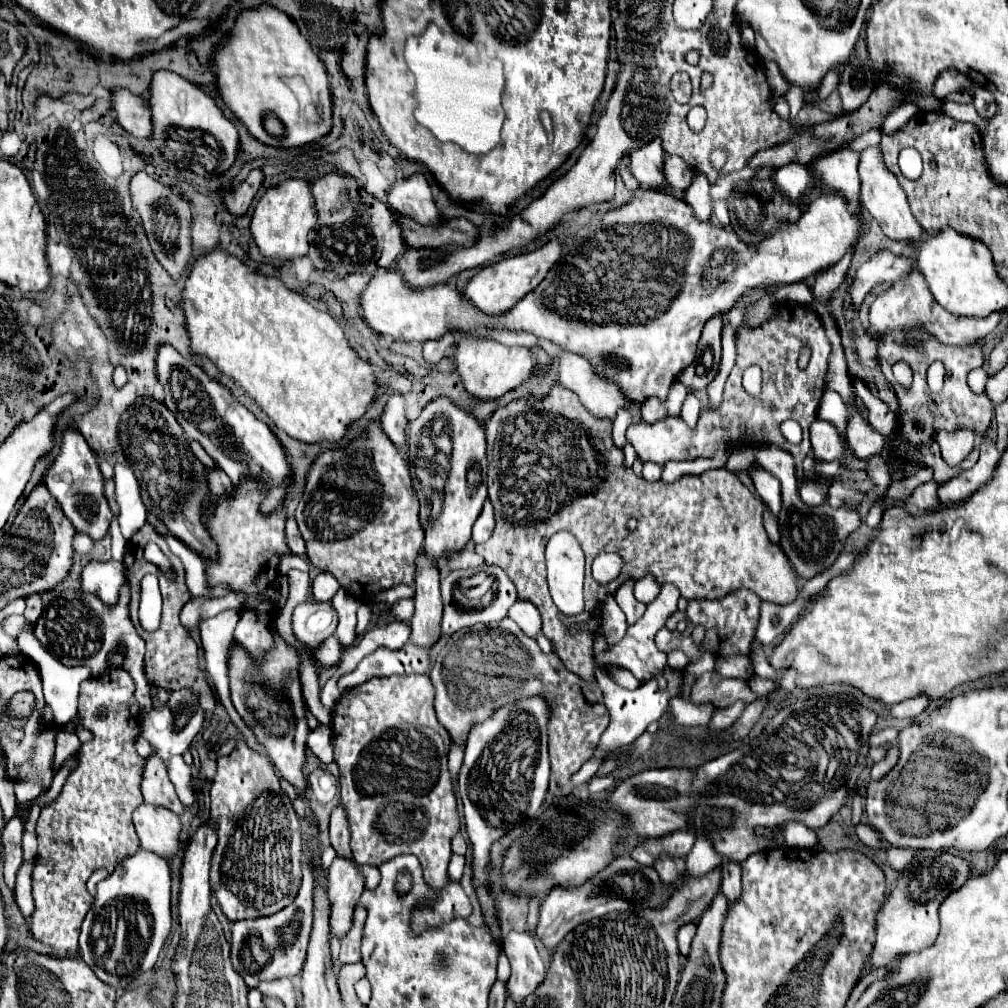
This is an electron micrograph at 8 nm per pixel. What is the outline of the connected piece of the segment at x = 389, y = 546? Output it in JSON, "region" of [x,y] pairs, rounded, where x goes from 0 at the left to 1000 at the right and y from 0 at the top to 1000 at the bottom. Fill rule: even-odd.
{"region":[[[366,418],[362,430],[350,436],[344,443],[324,445],[309,459],[293,515],[303,535],[307,557],[314,564],[328,568],[358,596],[378,584],[388,584],[398,578],[412,578],[412,555],[422,535],[422,527],[416,517],[416,497],[402,453],[398,455],[396,445],[386,438],[374,418]]]}

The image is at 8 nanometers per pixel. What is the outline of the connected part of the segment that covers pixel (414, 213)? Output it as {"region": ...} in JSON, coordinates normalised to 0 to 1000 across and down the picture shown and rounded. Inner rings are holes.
{"region":[[[412,172],[404,178],[392,180],[392,184],[384,191],[384,201],[400,215],[406,215],[418,223],[436,221],[438,217],[420,172]]]}

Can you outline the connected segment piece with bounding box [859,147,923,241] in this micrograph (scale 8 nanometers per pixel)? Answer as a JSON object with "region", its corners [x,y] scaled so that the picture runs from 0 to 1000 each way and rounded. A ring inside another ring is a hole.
{"region":[[[862,146],[858,150],[854,150],[854,158],[852,158],[852,176],[854,176],[854,201],[856,205],[870,217],[870,221],[874,223],[876,231],[884,237],[900,237],[900,239],[912,239],[916,233],[914,223],[910,221],[910,217],[906,215],[902,201],[900,201],[900,193],[894,188],[894,184],[890,182],[890,176],[878,166],[876,160],[876,152],[870,146]]]}

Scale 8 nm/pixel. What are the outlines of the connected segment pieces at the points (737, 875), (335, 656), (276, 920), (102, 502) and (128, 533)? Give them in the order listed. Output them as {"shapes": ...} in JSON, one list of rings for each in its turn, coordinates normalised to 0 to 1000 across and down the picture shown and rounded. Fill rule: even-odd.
{"shapes":[[[[717,854],[715,856],[715,884],[723,892],[723,896],[731,894],[731,888],[735,888],[735,858],[729,854]]],[[[330,630],[330,632],[326,632],[326,636],[322,636],[322,640],[318,640],[318,648],[311,648],[311,654],[313,654],[313,658],[326,662],[338,654],[338,648],[340,648],[340,640],[338,640],[336,632]]],[[[299,813],[301,822],[301,848],[299,848],[299,860],[301,860],[301,878],[297,882],[297,888],[293,894],[279,902],[273,908],[267,910],[255,910],[249,914],[233,914],[229,924],[229,955],[233,963],[239,967],[239,971],[245,975],[245,979],[255,979],[261,973],[271,973],[287,967],[297,967],[305,949],[305,938],[307,928],[311,920],[311,882],[313,882],[313,860],[309,856],[311,844],[307,840],[309,832],[309,820],[311,816],[305,813]],[[251,938],[261,938],[261,941],[269,947],[269,951],[263,957],[257,957],[251,949]]],[[[66,426],[61,436],[61,447],[57,455],[51,459],[51,463],[45,469],[43,479],[51,487],[51,491],[61,501],[63,509],[68,511],[68,517],[74,521],[78,529],[86,529],[94,537],[100,535],[100,529],[108,527],[112,507],[102,491],[102,471],[96,463],[94,449],[86,441],[84,434],[72,426]]],[[[114,459],[112,477],[114,477],[114,495],[120,507],[118,511],[120,529],[124,535],[130,535],[144,521],[146,513],[146,505],[138,489],[138,479],[132,467],[122,459]]]]}

